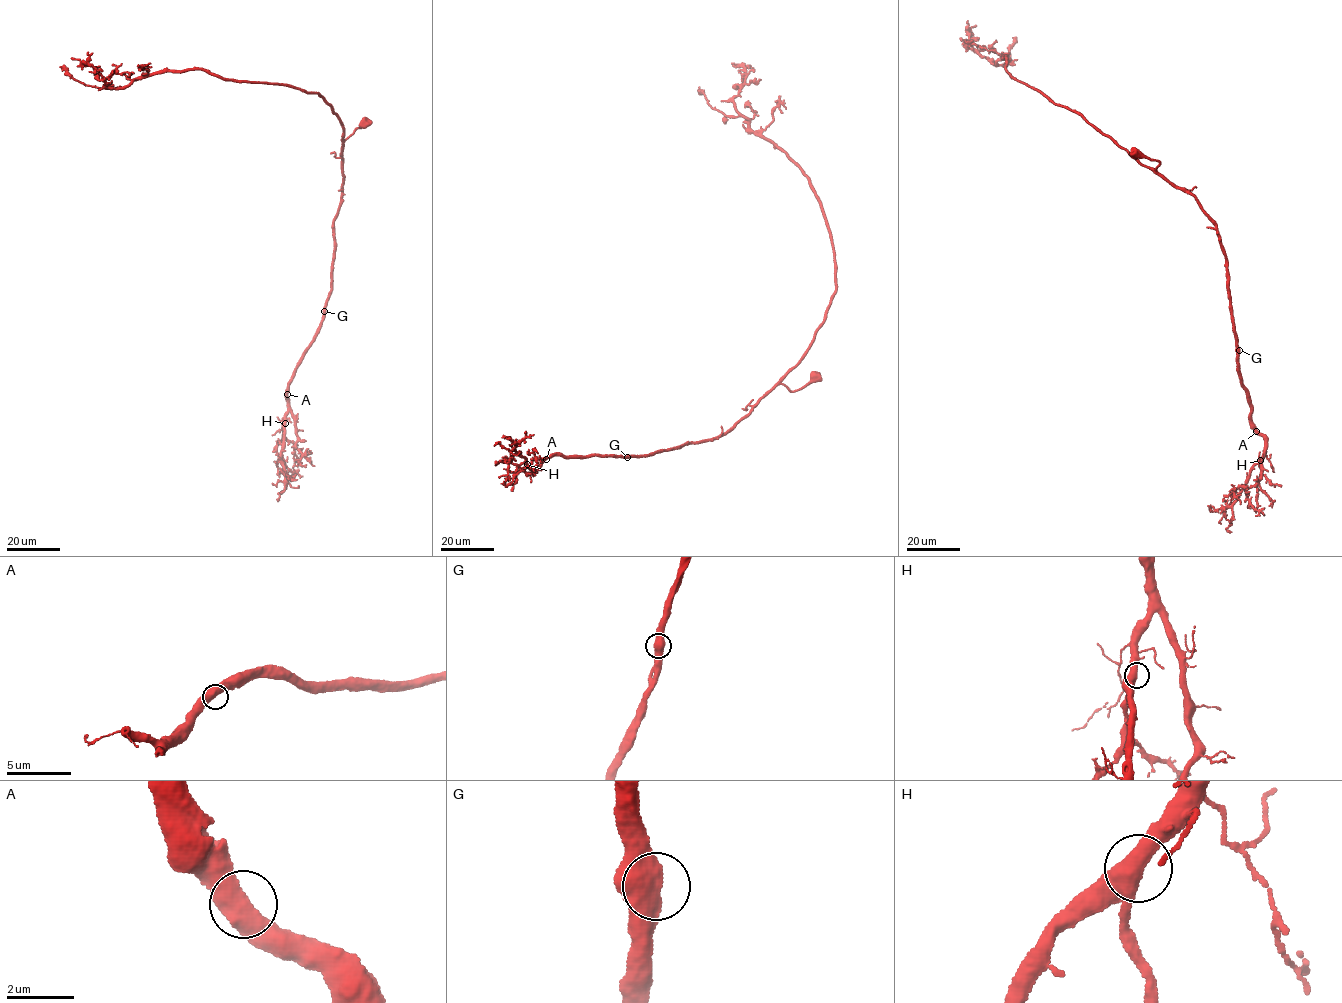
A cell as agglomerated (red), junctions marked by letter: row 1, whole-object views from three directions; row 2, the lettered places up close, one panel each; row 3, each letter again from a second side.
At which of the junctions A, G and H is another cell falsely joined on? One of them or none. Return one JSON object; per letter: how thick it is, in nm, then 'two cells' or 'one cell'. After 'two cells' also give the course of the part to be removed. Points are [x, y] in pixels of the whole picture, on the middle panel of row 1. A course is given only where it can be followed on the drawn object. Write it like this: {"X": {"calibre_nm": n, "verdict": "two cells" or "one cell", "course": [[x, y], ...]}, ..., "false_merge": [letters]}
{"A": {"calibre_nm": 550, "verdict": "one cell"}, "G": {"calibre_nm": 550, "verdict": "one cell"}, "H": {"calibre_nm": 500, "verdict": "one cell"}, "false_merge": []}

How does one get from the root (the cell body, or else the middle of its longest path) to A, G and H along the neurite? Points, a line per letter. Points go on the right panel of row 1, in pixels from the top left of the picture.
A: (1135, 153), (1159, 161), (1157, 172), (1194, 196), (1216, 226), (1226, 260), (1237, 369), (1256, 431)
G: (1135, 153), (1159, 161), (1157, 172), (1194, 196), (1216, 226), (1226, 260), (1228, 298), (1238, 351)
H: (1135, 153), (1159, 161), (1157, 172), (1194, 196), (1216, 226), (1237, 369), (1251, 426), (1264, 440), (1260, 460)

